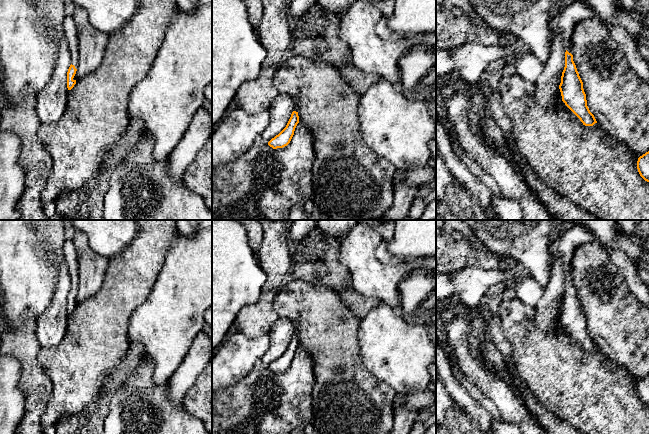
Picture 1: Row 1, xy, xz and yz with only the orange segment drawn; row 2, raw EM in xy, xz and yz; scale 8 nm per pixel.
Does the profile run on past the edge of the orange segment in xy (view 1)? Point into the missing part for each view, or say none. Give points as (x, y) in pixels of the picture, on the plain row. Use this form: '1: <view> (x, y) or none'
1: xy (71, 260)

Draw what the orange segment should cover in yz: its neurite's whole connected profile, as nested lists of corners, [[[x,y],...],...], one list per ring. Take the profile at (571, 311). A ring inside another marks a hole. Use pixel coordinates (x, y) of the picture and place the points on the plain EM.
[[[573,225],[567,227],[565,233],[559,239],[550,242],[549,245],[552,266],[560,258],[563,270],[566,273],[565,291],[559,309],[562,325],[585,350],[593,350],[597,345],[587,330],[583,306],[573,285],[572,259],[580,245],[596,240],[595,235],[585,227]]]

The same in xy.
[[[65,240],[64,251],[65,261],[71,279],[71,289],[67,296],[67,312],[71,314],[76,308],[76,295],[79,289],[78,260],[73,240]]]

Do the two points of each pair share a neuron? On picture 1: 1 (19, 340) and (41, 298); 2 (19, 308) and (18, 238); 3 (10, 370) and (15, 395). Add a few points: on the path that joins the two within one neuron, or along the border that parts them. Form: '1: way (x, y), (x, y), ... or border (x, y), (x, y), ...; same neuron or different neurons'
1: border (36, 319), (26, 315), (18, 327), (10, 328); different neurons
2: way (19, 291), (19, 255); same neuron
3: way (10, 376), (10, 389); same neuron

